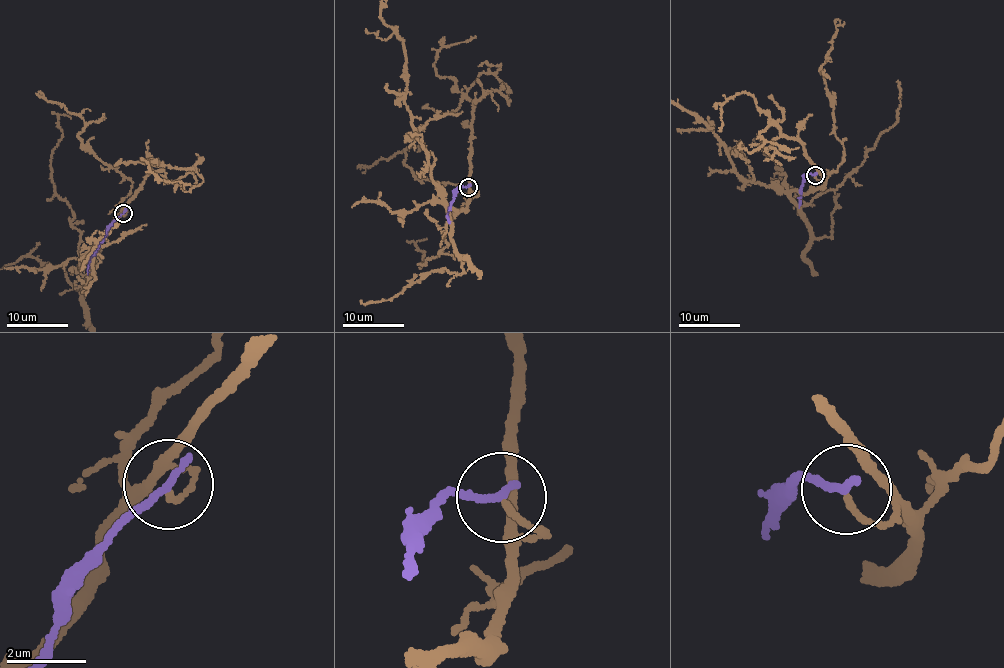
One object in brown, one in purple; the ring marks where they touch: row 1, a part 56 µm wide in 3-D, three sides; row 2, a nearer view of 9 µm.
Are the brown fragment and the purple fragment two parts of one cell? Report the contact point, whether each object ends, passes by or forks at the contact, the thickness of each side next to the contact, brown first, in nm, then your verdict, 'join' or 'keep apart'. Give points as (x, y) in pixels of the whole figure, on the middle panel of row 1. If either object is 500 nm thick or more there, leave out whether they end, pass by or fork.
at (468, 187); brown ends there; purple ends there; 140 nm thick on the brown side, 220 nm on the other; keep apart

